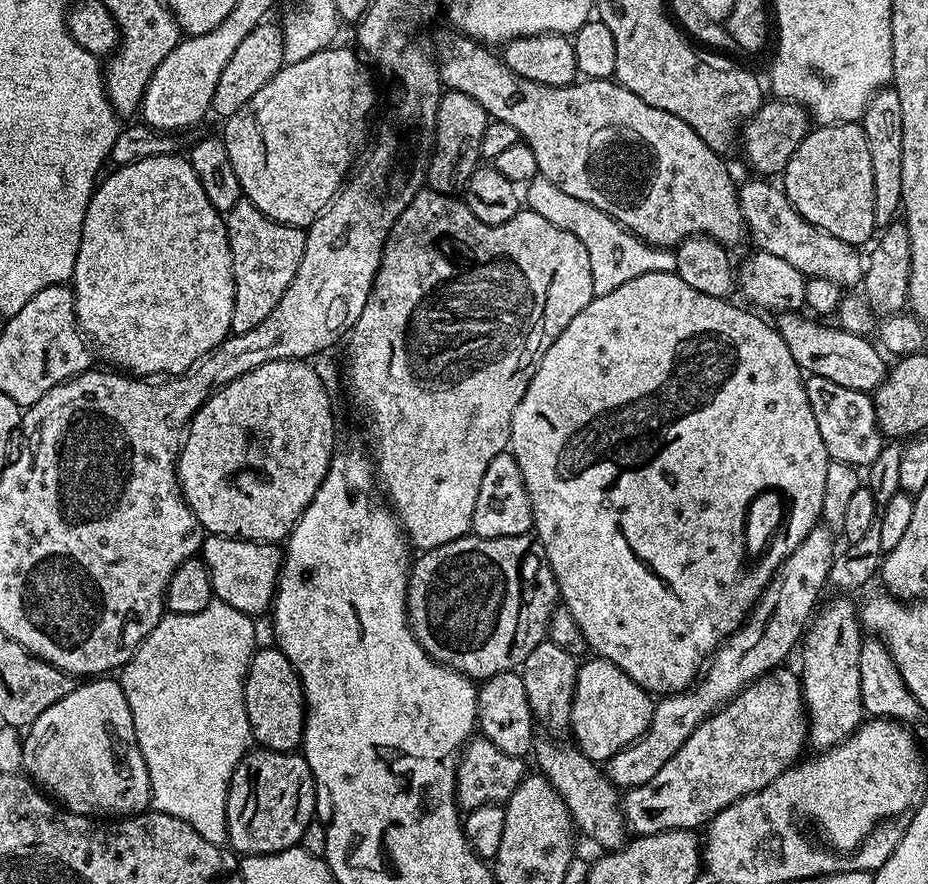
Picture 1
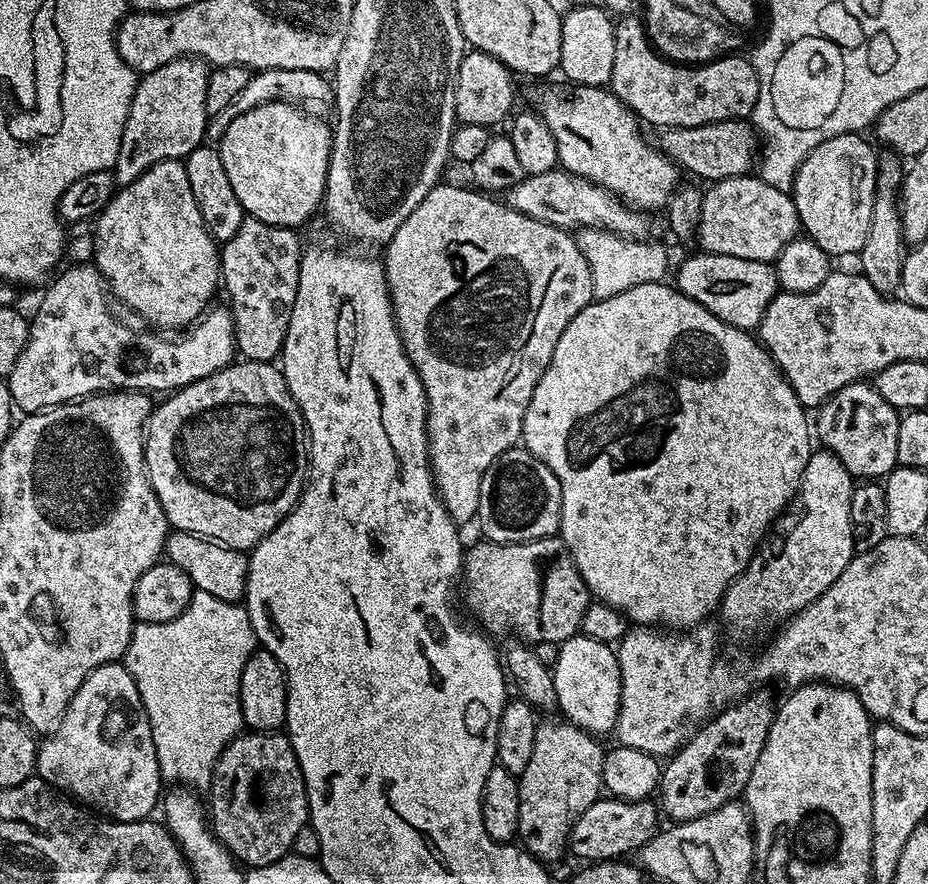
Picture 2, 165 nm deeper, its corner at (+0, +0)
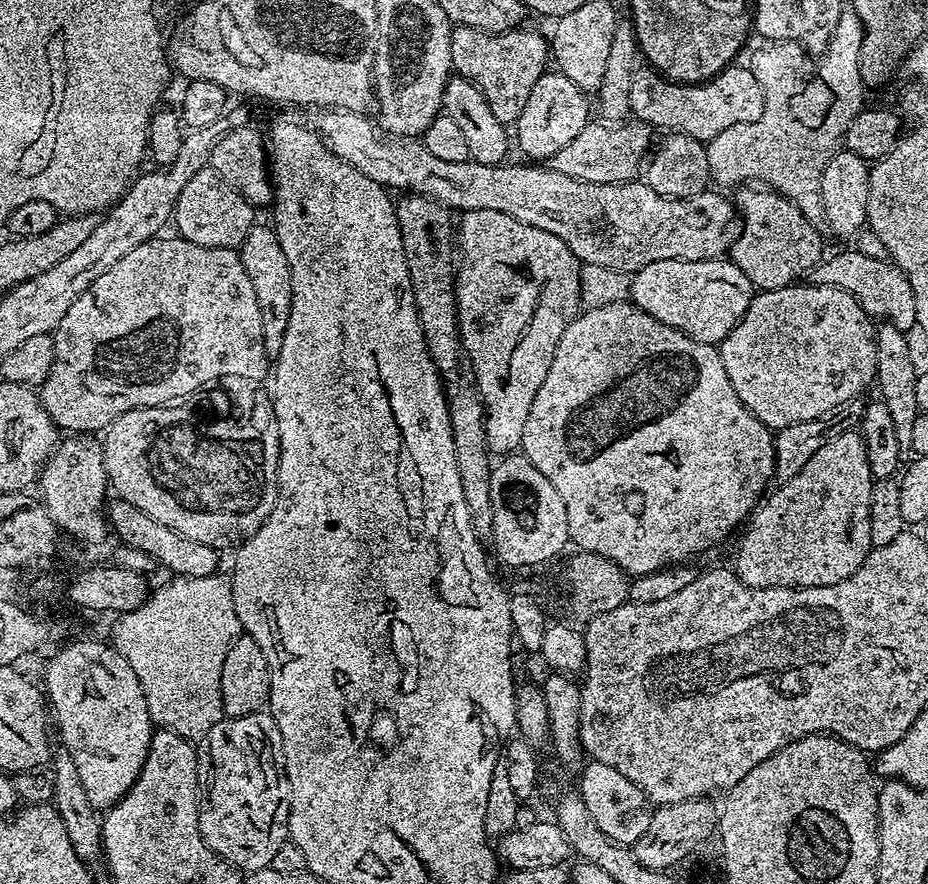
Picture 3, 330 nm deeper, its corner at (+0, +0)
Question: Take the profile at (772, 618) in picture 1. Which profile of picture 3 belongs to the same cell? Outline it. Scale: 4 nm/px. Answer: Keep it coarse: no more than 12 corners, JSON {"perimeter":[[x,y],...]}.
{"perimeter":[[859,431],[769,491],[736,548],[755,588],[833,584],[874,547]]}

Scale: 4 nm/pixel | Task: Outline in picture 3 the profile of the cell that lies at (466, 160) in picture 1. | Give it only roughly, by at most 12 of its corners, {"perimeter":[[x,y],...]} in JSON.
{"perimeter":[[525,26],[453,27],[452,71],[515,125],[550,44]]}

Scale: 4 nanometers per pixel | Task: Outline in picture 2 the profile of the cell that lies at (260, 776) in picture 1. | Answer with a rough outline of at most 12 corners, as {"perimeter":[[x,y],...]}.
{"perimeter":[[245,731],[212,772],[210,827],[241,865],[310,820],[287,735]]}

